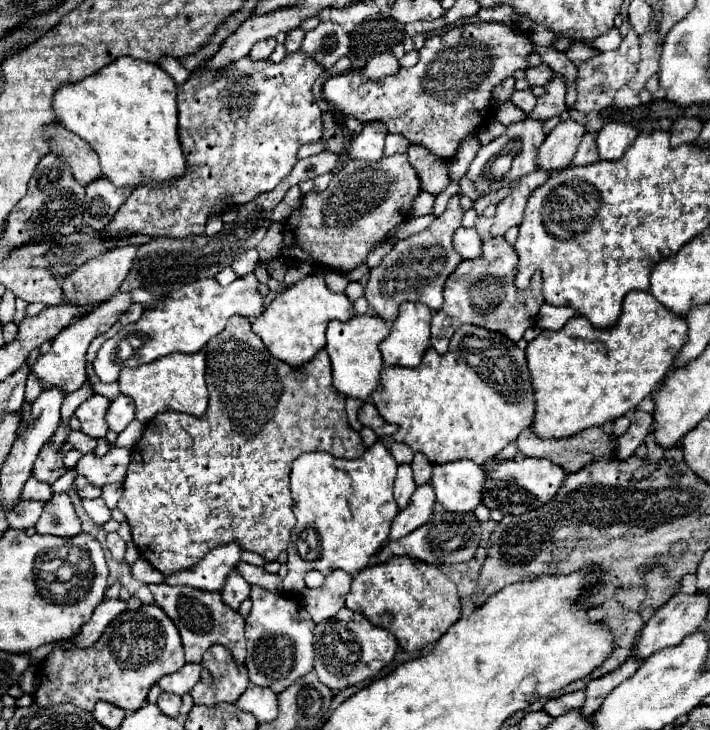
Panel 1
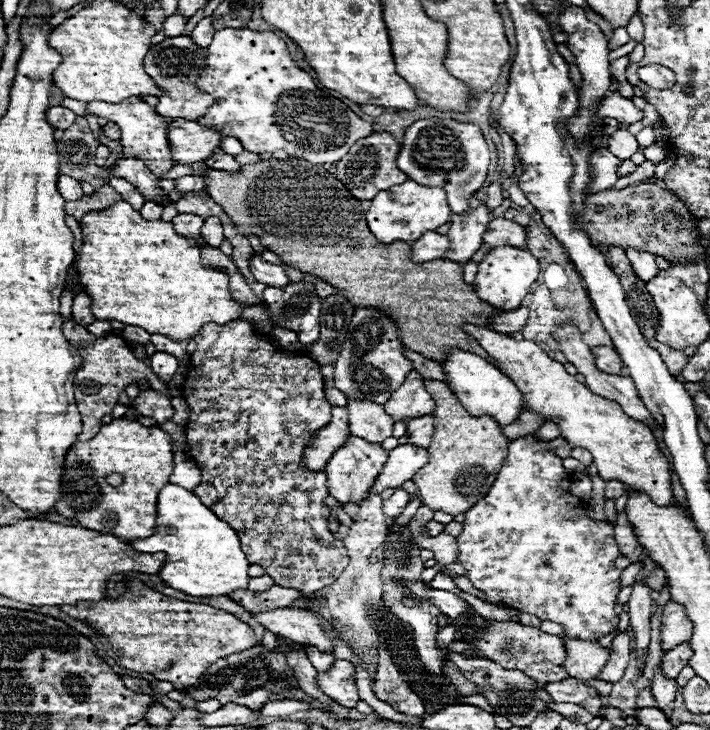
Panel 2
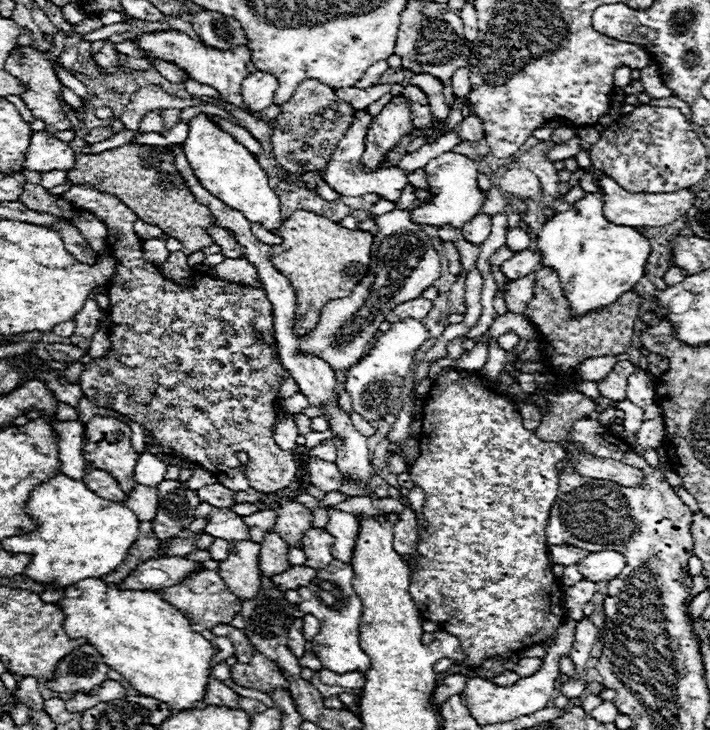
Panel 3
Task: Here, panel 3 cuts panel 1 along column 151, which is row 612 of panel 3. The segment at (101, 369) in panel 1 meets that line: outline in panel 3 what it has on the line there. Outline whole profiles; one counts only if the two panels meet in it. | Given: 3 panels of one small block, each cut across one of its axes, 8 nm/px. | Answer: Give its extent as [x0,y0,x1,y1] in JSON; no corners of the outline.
[298,560,370,674]

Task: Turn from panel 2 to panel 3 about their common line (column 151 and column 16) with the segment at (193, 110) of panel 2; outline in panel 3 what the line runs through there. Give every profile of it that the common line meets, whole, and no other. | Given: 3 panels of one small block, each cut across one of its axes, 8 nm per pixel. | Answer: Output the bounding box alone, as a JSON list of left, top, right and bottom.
[6,46,70,130]

